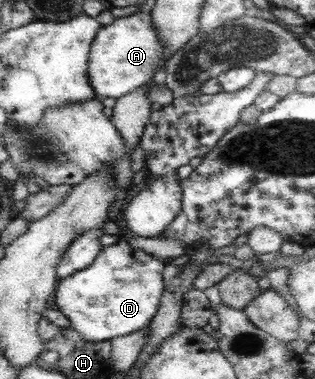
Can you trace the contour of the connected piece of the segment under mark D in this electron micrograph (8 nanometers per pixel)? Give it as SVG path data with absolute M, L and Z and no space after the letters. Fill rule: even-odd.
M118 240L117 243L105 246L98 253L94 262L72 276L58 282L51 299L55 301L58 309L72 322L72 328L90 342L110 341L114 338L132 334L144 326L149 326L151 319L161 301L164 292L165 281L162 278L162 270L165 264L139 248L132 248L126 240Z

